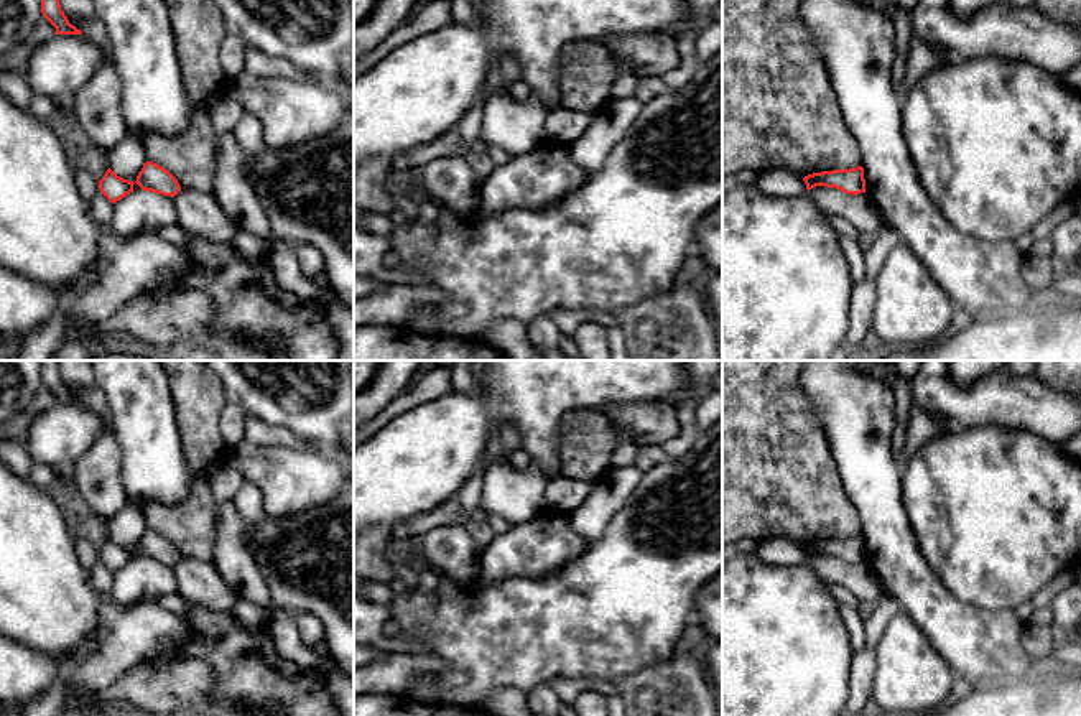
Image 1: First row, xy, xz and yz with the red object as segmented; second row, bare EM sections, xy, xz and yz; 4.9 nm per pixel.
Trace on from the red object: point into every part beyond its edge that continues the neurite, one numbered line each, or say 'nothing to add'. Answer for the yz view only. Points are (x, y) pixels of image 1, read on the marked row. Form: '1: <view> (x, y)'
nothing to add

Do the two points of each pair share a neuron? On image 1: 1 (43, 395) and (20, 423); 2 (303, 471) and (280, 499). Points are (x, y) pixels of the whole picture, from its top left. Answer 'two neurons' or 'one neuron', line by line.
1: one neuron
2: one neuron

